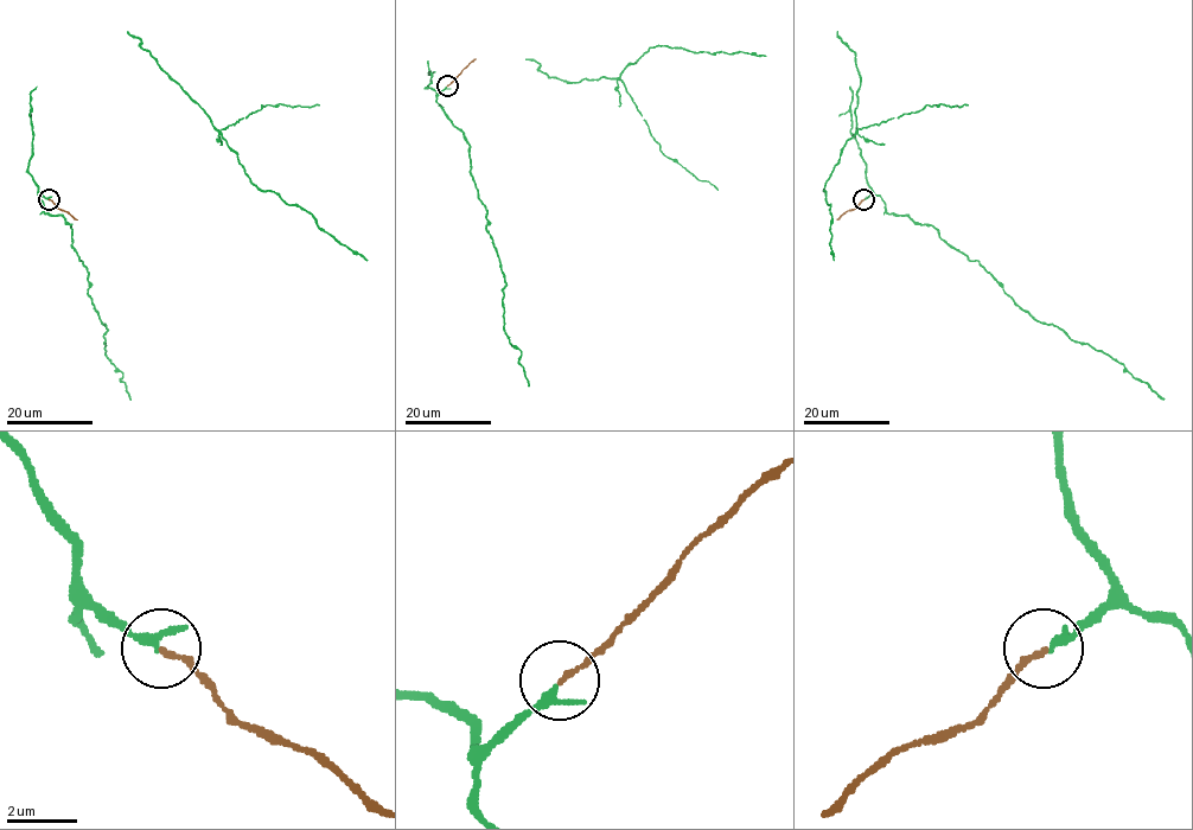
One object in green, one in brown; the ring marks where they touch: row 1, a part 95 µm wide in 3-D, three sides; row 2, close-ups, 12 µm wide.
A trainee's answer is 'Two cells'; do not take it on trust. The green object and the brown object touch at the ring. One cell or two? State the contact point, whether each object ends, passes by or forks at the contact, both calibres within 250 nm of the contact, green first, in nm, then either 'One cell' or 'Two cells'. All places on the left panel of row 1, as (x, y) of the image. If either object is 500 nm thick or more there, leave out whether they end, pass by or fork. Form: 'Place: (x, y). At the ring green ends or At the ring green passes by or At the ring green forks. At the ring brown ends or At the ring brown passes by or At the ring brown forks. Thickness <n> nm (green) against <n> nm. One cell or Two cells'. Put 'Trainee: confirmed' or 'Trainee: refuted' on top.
Trainee: refuted
Place: (49, 199). At the ring green passes by. At the ring brown ends. Thickness 200 nm (green) against 140 nm. One cell

